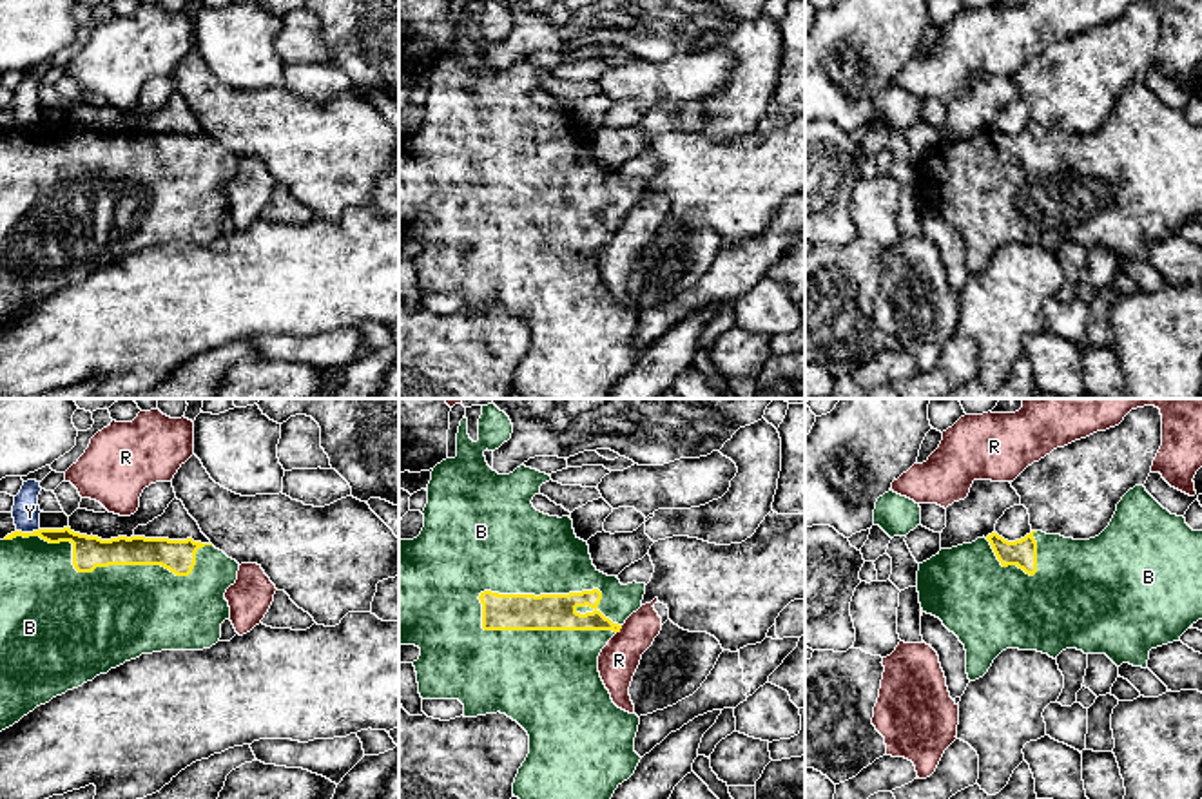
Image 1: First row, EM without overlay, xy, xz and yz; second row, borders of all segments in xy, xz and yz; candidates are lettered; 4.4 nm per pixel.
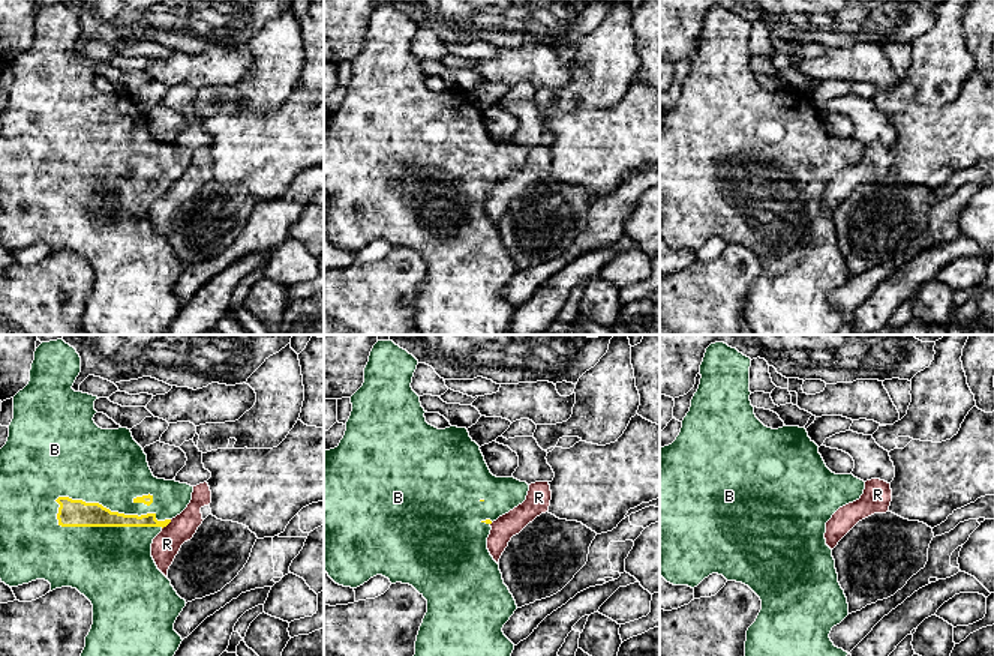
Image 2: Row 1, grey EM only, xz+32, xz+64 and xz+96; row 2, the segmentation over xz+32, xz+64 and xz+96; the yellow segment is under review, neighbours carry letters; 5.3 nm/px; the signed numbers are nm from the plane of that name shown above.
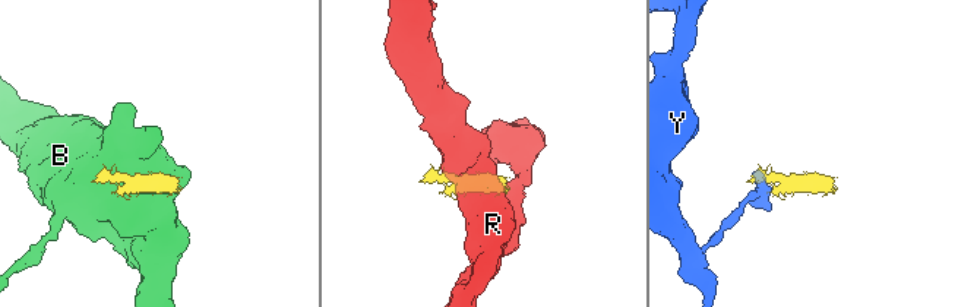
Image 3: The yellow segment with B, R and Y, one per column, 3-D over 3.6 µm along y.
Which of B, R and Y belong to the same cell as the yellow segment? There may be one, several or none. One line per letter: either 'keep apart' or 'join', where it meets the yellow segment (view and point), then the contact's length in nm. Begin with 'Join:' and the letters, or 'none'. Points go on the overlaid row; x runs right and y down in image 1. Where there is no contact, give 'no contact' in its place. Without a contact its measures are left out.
Join: B
B: join; contact xz (559, 595); length 650 nm
R: keep apart; contact xz (620, 627); length 50 nm
Y: keep apart; contact xy (28, 533); length 110 nm

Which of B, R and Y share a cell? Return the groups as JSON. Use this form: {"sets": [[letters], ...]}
{"sets": [["B"], ["R"], ["Y"]]}

